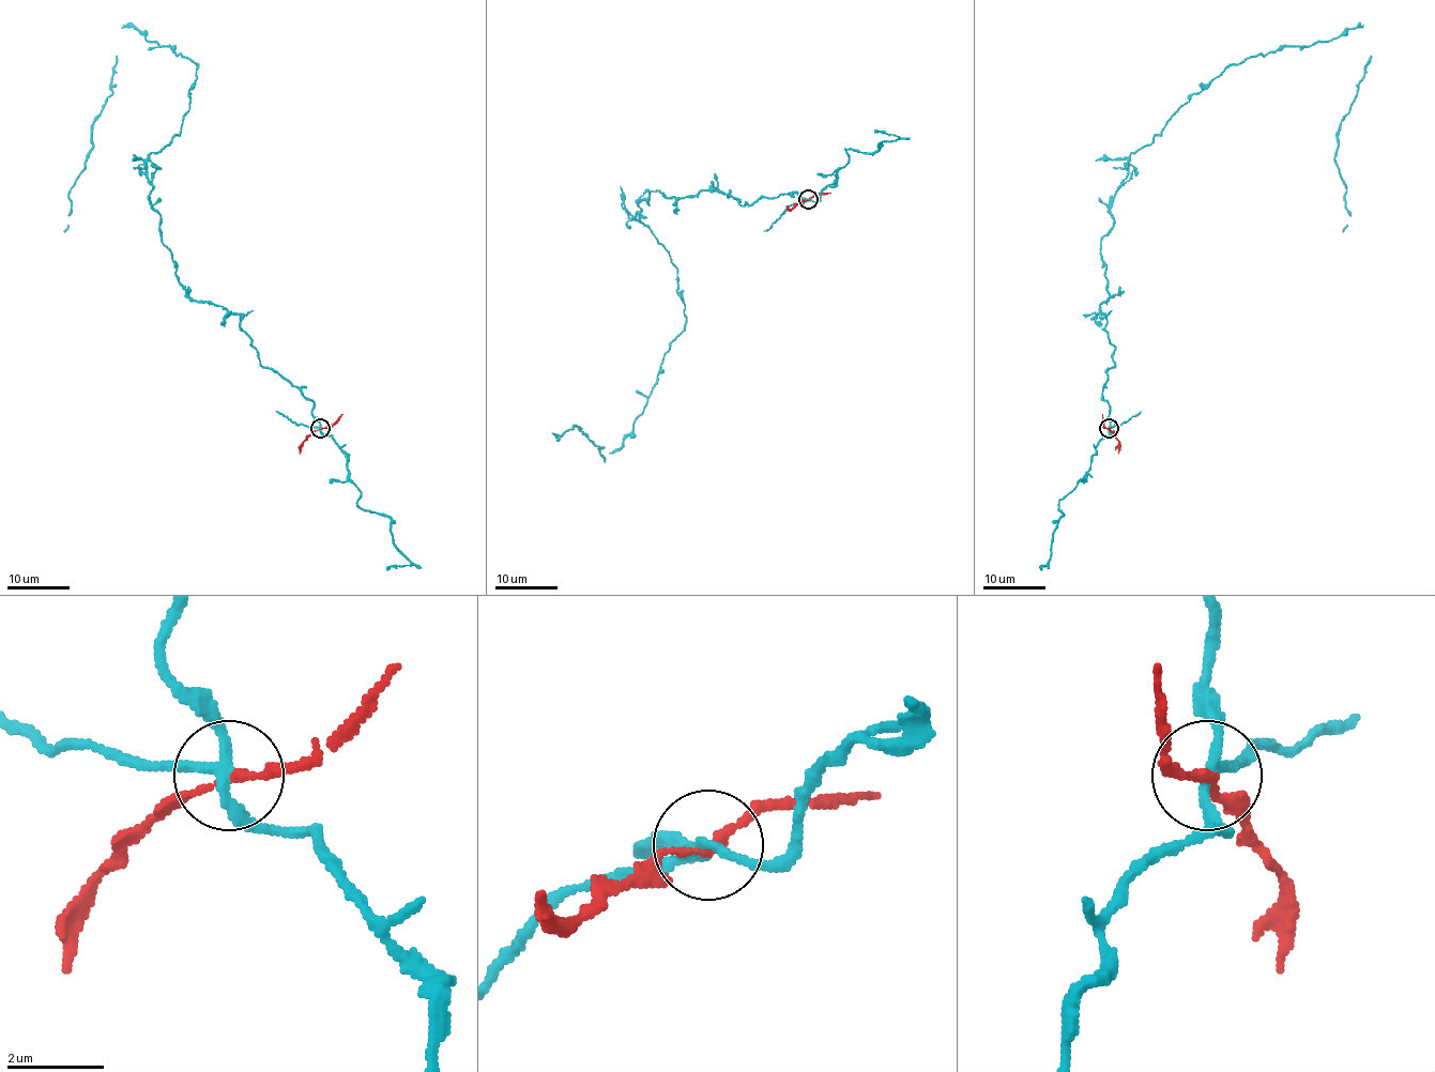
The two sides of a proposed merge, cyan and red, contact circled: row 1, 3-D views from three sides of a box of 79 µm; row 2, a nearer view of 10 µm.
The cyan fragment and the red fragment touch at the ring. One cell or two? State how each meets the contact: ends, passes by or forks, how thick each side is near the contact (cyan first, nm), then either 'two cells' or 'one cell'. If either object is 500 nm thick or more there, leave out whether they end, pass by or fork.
cyan forks | red passes by | 190/160 nm | two cells

